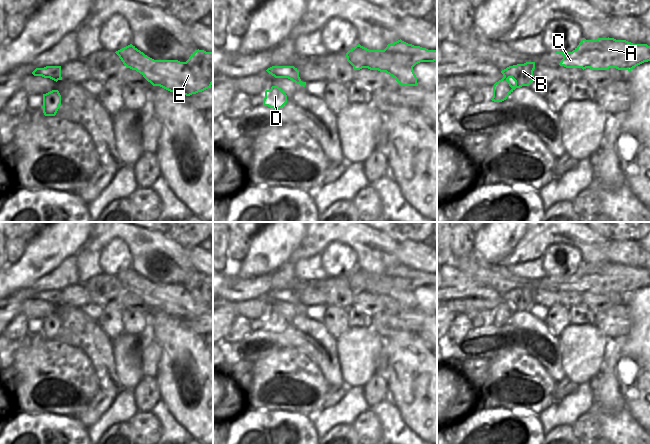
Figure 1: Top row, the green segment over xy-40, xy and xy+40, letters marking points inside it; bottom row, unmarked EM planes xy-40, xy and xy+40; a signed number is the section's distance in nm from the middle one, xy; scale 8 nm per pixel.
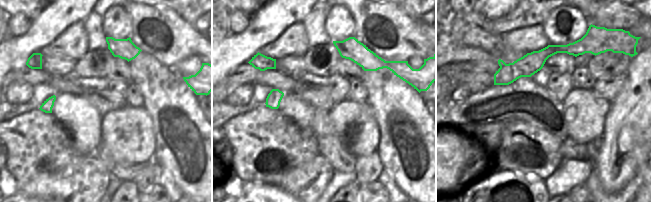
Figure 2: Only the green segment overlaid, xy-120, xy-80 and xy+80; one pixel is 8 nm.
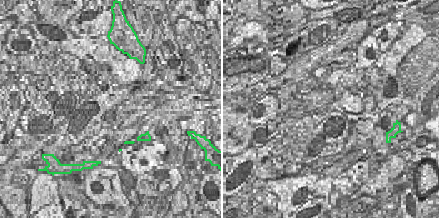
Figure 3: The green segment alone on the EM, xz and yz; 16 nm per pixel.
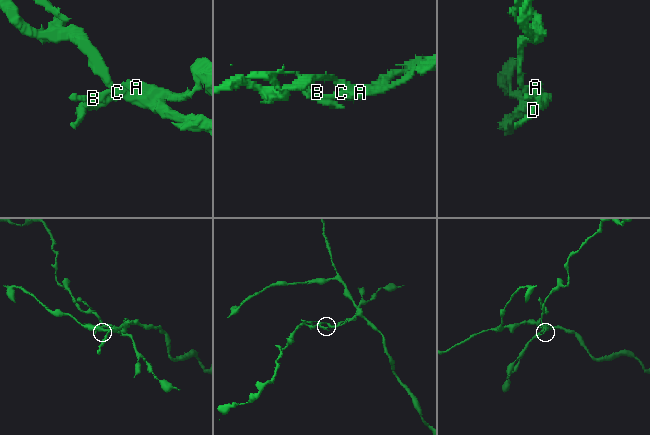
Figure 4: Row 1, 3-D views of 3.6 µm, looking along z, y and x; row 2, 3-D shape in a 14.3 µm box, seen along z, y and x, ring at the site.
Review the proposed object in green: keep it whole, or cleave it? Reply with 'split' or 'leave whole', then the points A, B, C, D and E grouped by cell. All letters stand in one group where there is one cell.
split; groups A B C D / E

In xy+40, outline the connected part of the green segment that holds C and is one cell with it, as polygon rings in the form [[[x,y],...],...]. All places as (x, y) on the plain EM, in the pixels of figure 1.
[[[598,262],[596,264],[582,263],[572,276],[556,276],[562,278],[560,290],[566,292],[590,292],[592,294],[607,294],[594,287],[598,284],[606,286],[612,282],[644,282],[650,285],[650,270],[647,268],[633,268],[626,264],[614,262]]]

